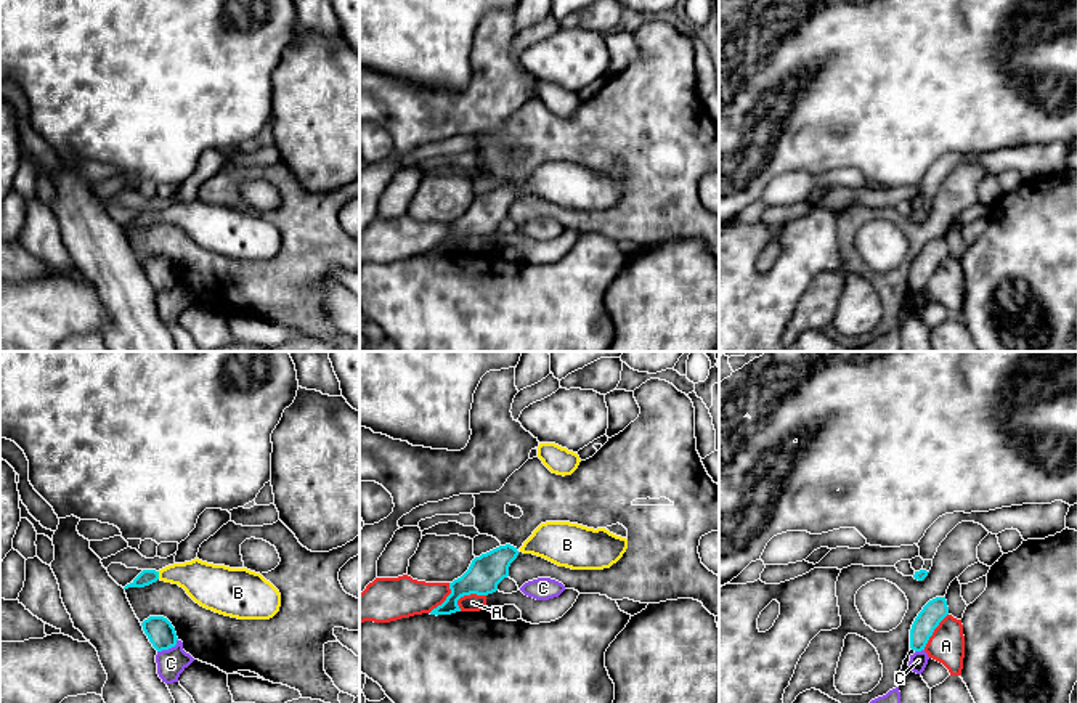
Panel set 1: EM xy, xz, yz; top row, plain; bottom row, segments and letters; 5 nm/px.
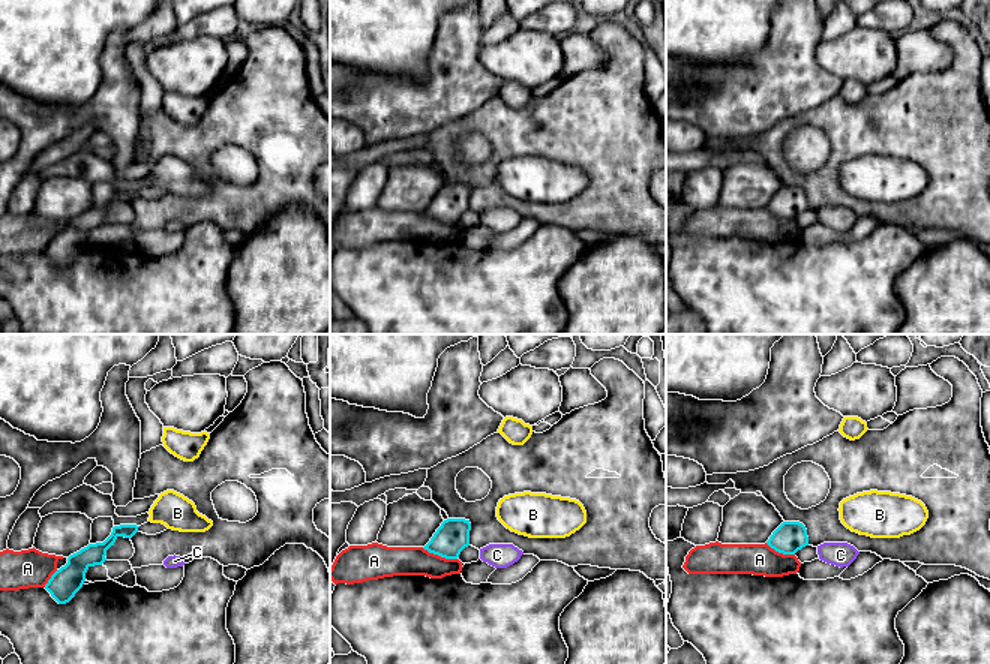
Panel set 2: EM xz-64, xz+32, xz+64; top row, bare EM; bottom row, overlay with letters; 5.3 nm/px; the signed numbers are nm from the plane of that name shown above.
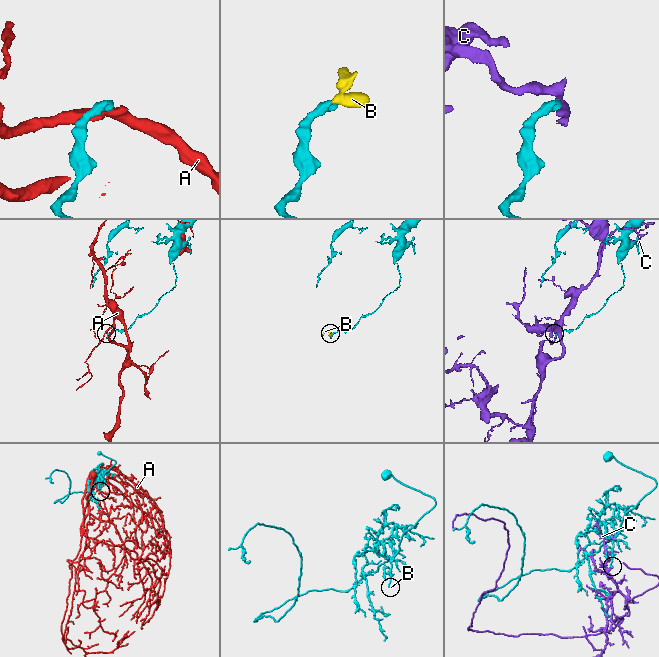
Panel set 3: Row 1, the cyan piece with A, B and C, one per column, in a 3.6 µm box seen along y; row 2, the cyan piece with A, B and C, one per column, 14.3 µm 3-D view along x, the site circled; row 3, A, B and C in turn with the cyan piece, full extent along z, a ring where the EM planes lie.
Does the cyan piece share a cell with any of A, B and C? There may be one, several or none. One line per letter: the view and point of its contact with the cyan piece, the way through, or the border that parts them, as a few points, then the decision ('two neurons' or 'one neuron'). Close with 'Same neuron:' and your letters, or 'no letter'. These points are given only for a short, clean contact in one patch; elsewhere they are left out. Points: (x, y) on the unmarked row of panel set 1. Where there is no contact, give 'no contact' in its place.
A: xz (469, 235) | two neurons
B: xy (158, 215) | across xy (146, 217), (158, 215), (191, 215), (206, 223) | one neuron
C: xy (169, 288) | two neurons
Same neuron: B

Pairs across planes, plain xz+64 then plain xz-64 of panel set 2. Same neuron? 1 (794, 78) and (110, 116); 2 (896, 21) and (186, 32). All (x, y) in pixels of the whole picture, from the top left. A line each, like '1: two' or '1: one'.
1: one
2: one

